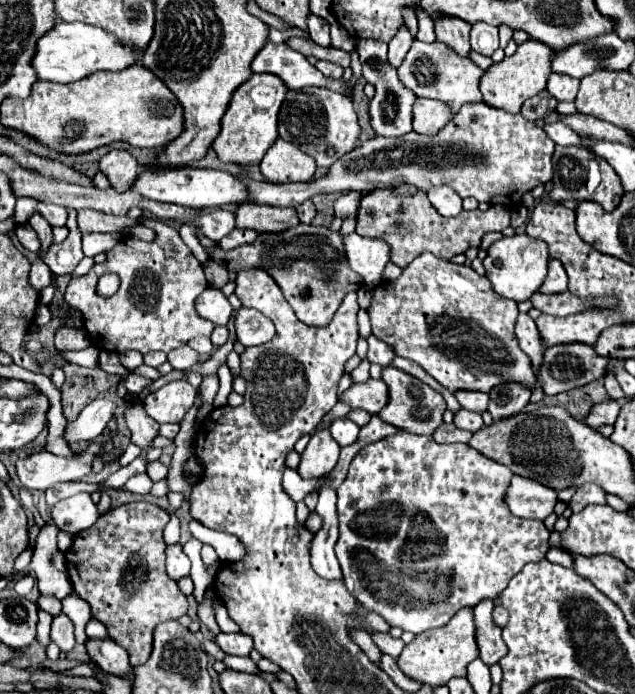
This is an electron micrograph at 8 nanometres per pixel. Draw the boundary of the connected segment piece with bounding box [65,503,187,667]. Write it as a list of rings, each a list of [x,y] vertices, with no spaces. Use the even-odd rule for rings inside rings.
[[[125,503],[107,513],[103,513],[93,527],[77,533],[73,545],[65,553],[67,575],[73,583],[73,591],[91,605],[91,615],[109,629],[115,643],[127,649],[131,665],[141,665],[149,659],[153,629],[161,621],[179,619],[187,613],[187,597],[181,593],[175,579],[165,571],[165,541],[163,529],[169,523],[167,511],[151,503]]]

